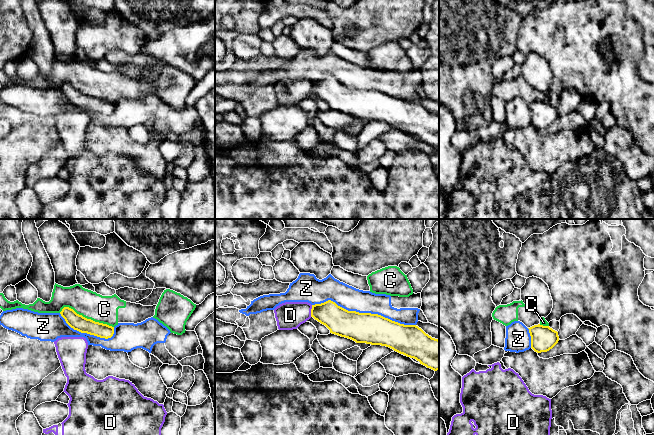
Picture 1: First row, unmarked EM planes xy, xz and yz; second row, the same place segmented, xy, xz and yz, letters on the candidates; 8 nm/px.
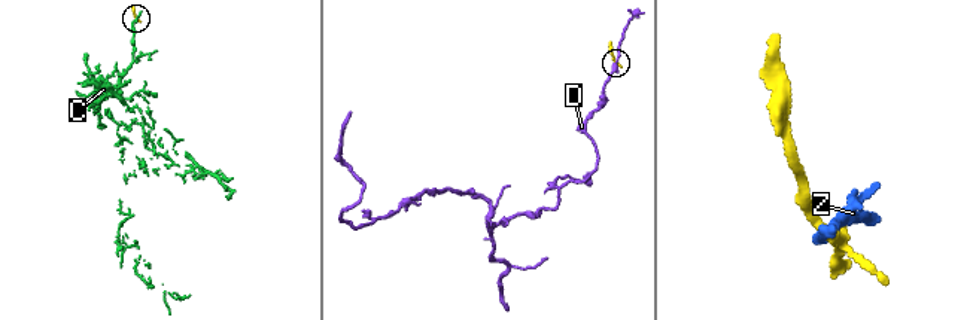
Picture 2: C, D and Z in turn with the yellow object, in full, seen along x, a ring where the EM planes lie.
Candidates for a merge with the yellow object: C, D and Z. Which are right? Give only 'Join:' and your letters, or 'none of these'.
Join: none of these

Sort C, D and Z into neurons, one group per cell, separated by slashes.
C / D / Z

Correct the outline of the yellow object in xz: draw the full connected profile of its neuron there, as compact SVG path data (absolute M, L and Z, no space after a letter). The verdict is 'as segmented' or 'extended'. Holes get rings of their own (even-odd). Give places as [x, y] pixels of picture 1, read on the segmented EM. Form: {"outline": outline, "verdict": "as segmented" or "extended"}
{"outline": "M328 300L312 305L311 317L325 325L330 333L345 337L356 343L386 346L434 371L439 370L439 340L432 338L416 325L404 325L378 314L348 311Z", "verdict": "as segmented"}

